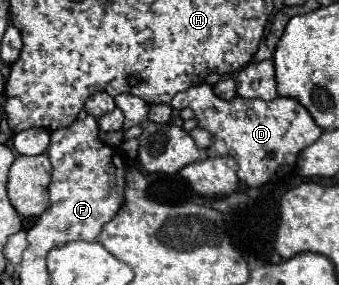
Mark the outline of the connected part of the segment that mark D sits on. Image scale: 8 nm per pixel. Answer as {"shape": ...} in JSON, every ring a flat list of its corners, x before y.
{"shape":[[209,84,191,86,185,92,175,94,173,108,191,108,199,126,209,130,215,138,207,156,231,156,239,164,239,180,249,186,263,186,269,180,279,180,293,172,297,154,307,148,323,132,311,114,293,98,275,98,275,100,245,100,235,96,233,100,221,100,213,94]]}

